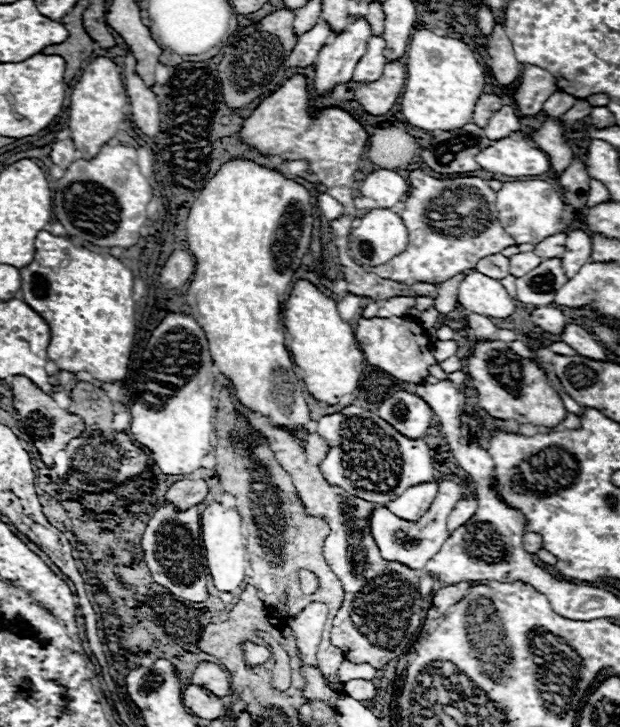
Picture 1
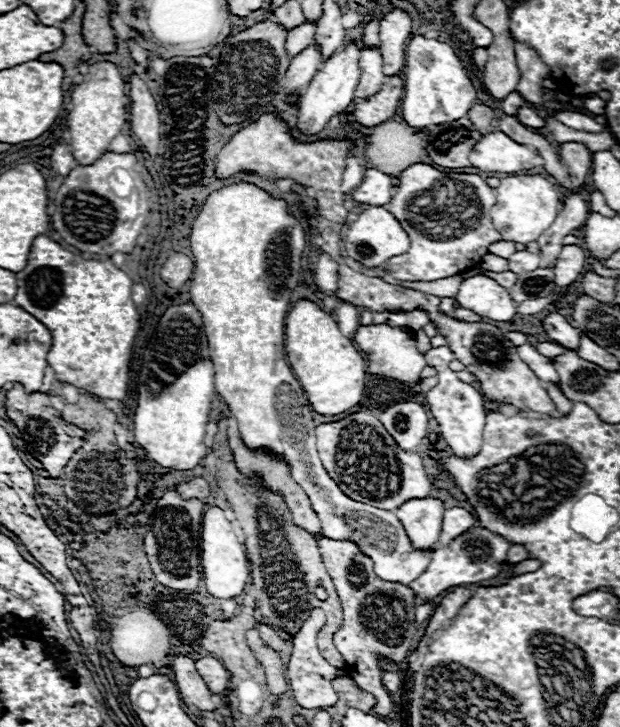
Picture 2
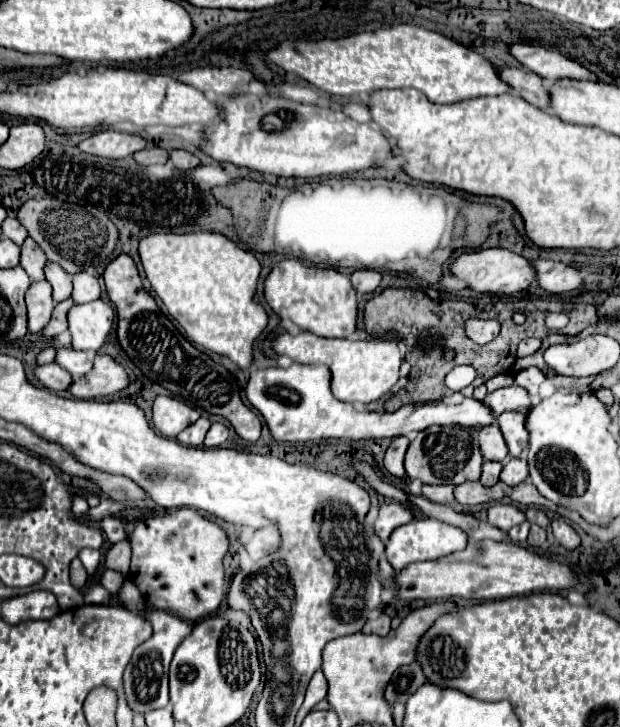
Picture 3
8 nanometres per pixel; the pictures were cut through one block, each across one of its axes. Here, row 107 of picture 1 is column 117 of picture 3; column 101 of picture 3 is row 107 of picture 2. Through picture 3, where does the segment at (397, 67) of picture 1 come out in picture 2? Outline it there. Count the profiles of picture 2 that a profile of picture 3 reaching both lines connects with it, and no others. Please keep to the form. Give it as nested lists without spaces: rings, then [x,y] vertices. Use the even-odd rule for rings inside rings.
[[[400,76],[386,78],[382,90],[376,96],[362,100],[354,106],[354,120],[366,128],[374,128],[376,124],[382,124],[384,120],[396,114],[396,108],[402,100],[402,92],[404,92],[404,84]]]

